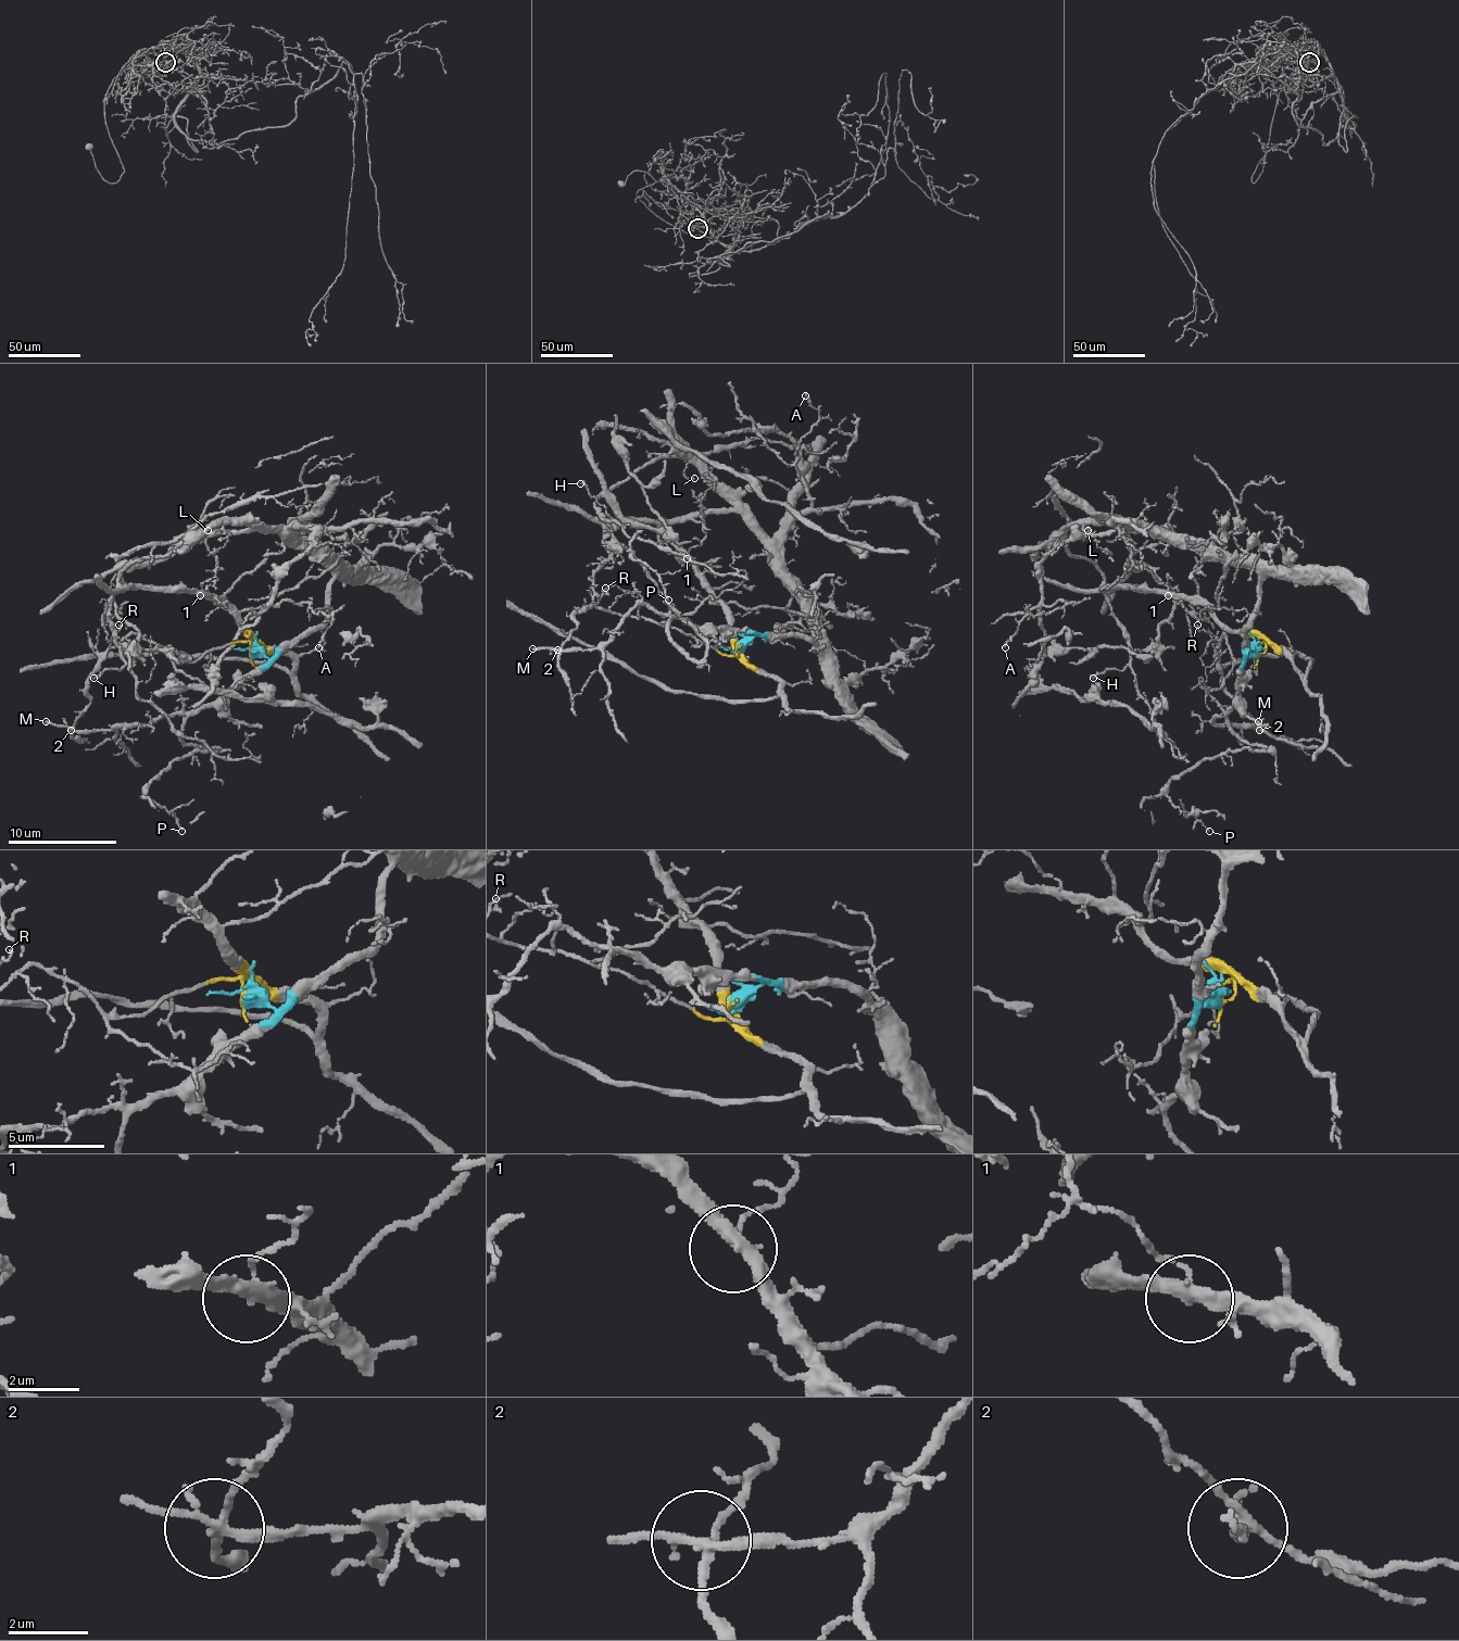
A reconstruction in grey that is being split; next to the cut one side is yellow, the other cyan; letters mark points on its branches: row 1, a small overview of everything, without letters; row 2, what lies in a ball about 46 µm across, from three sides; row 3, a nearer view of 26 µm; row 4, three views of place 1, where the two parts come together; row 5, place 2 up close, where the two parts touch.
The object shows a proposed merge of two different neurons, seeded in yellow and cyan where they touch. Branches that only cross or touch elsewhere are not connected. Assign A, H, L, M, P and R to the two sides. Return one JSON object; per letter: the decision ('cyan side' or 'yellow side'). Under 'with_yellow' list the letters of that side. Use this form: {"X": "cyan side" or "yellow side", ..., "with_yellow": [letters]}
{"A": "cyan side", "H": "yellow side", "L": "cyan side", "M": "cyan side", "P": "cyan side", "R": "yellow side", "with_yellow": ["H", "R"]}

